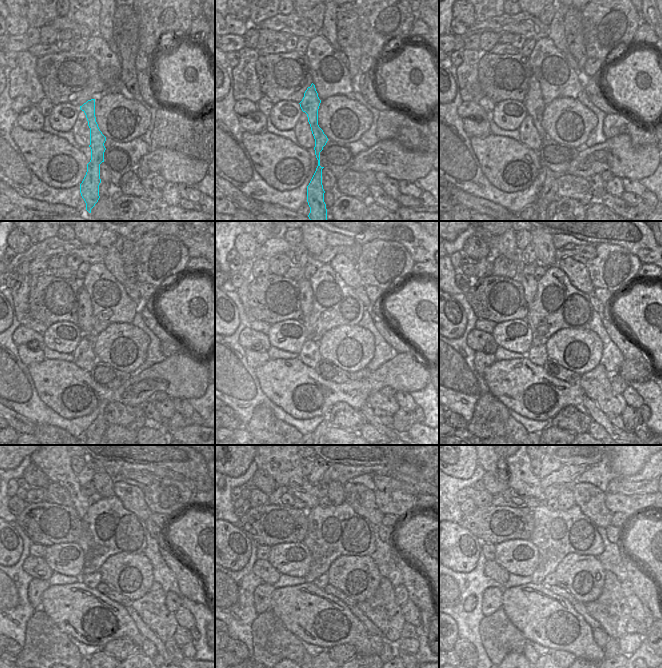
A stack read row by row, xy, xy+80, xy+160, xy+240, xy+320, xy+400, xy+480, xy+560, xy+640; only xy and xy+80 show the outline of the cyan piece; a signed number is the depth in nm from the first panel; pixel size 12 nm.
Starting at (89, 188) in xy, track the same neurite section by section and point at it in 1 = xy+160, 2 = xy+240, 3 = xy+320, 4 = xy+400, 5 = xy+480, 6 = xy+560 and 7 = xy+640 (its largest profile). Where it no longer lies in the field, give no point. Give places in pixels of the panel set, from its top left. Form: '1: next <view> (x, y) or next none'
1: next xy+160 (533, 102)
2: next xy+240 (85, 317)
3: next xy+320 (305, 291)
4: next xy+400 (505, 244)
5: next xy+480 (56, 465)
6: next xy+560 (283, 465)
7: next xy+640 (511, 465)

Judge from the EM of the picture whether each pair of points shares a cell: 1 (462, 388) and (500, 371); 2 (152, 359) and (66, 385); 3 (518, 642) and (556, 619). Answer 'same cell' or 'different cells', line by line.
1: different cells
2: different cells
3: different cells

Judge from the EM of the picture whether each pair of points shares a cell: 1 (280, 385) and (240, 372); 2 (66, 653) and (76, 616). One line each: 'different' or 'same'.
1: different
2: different

